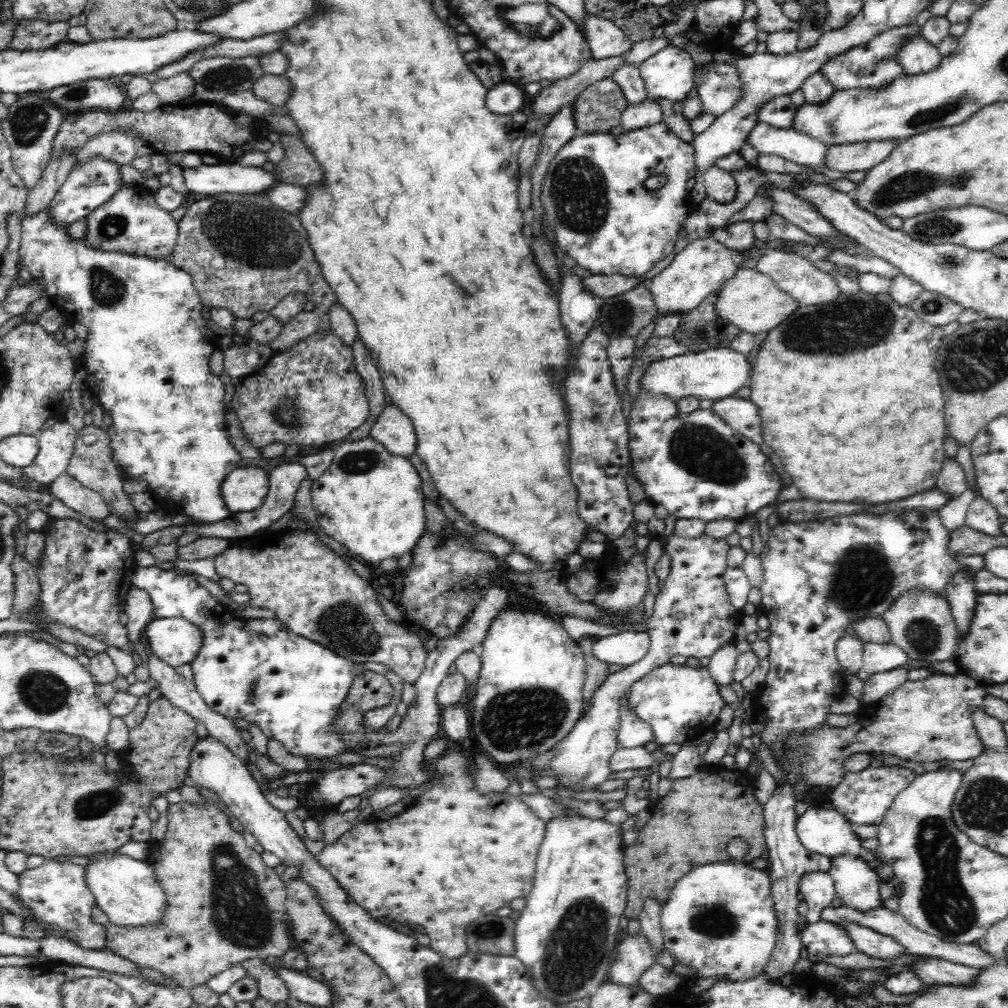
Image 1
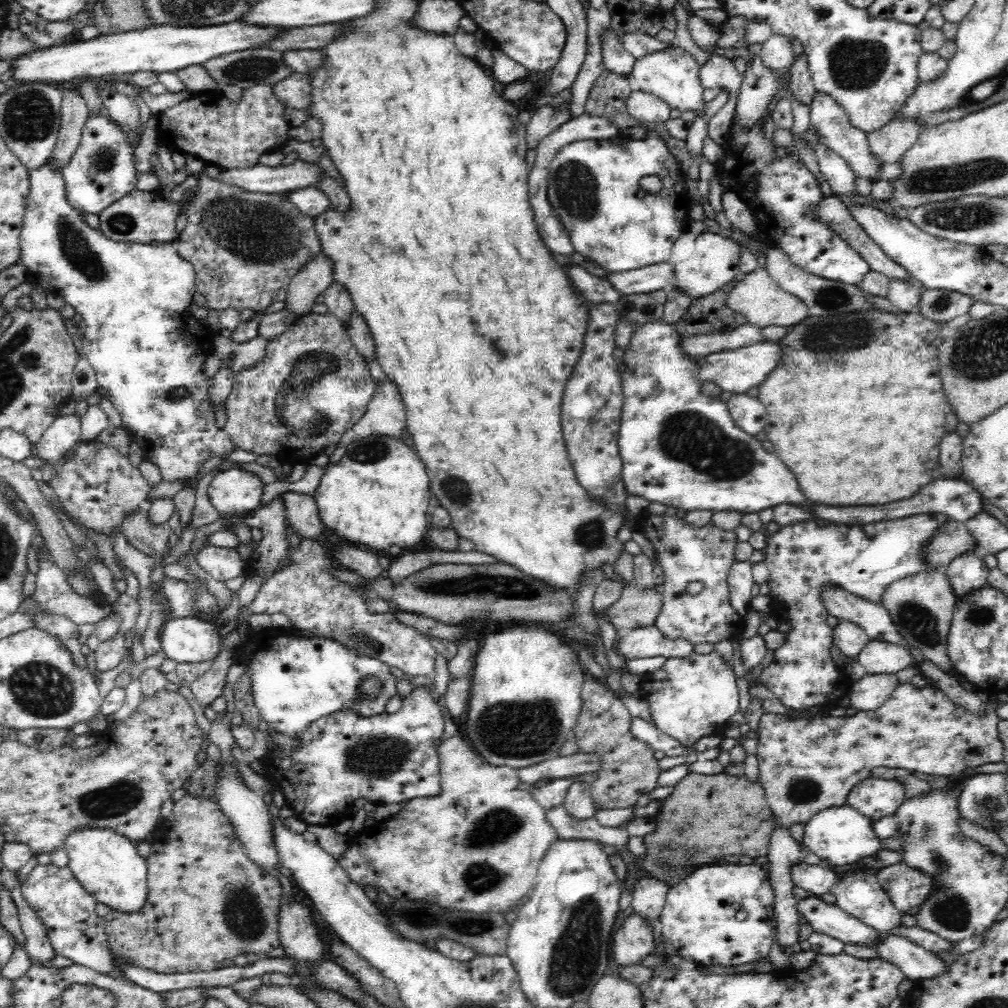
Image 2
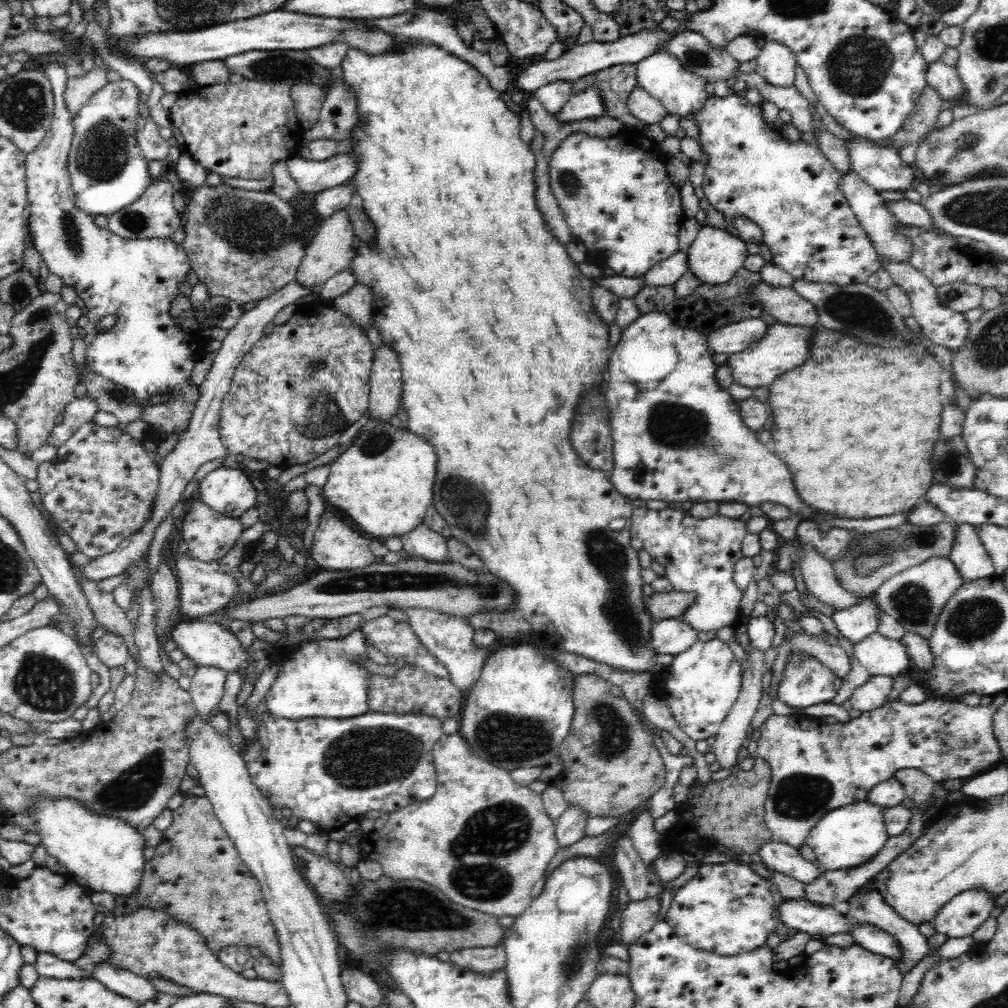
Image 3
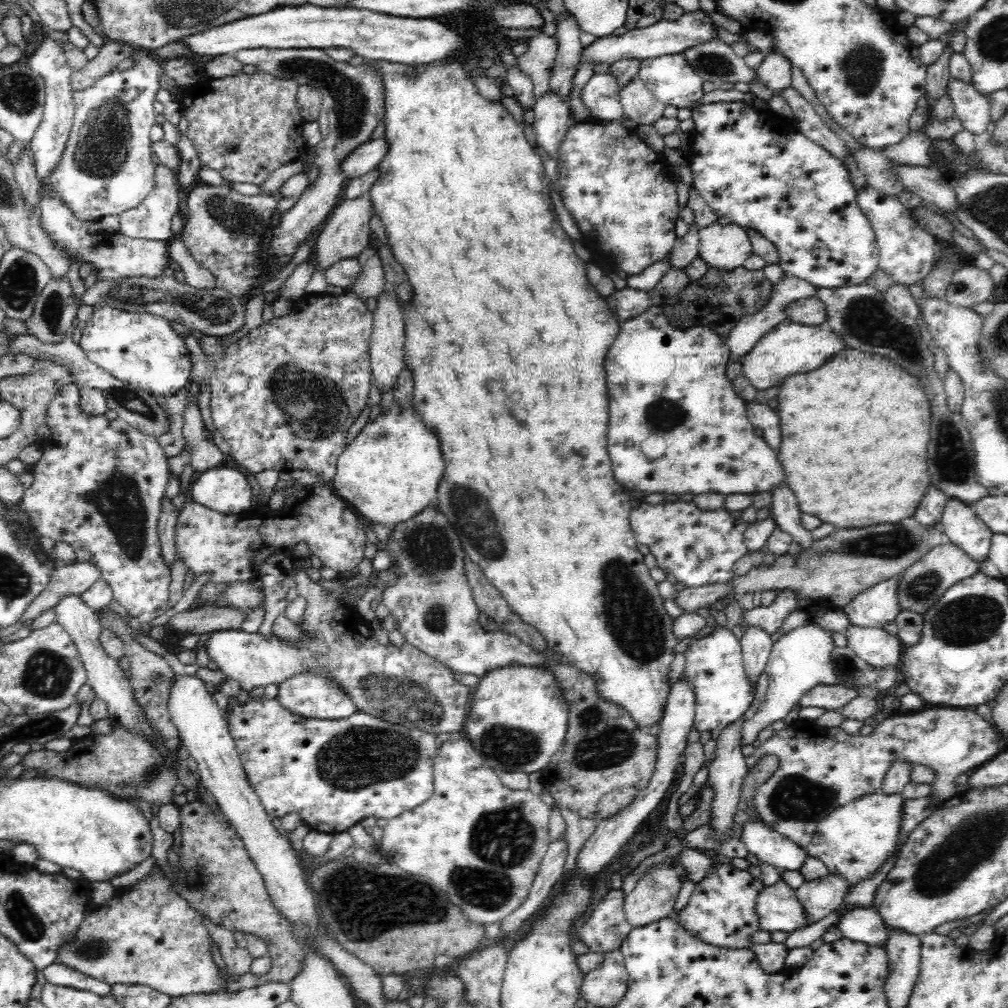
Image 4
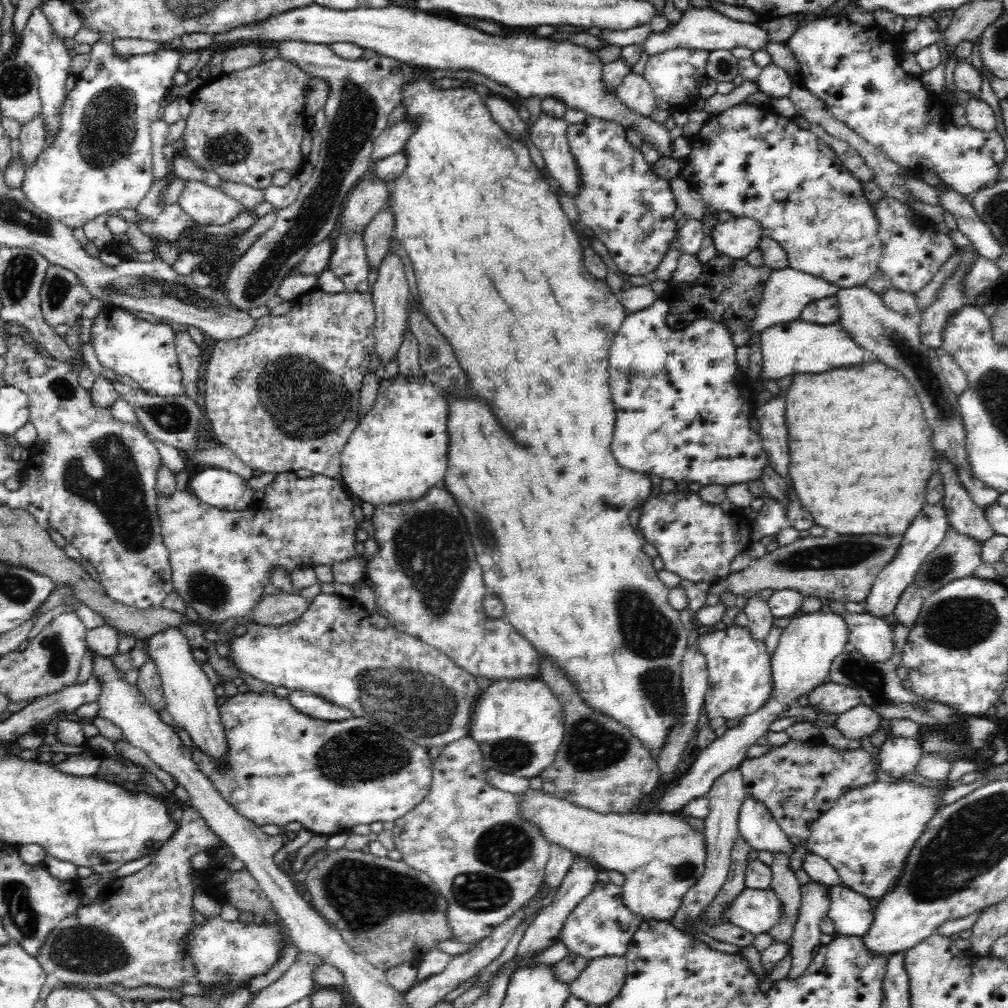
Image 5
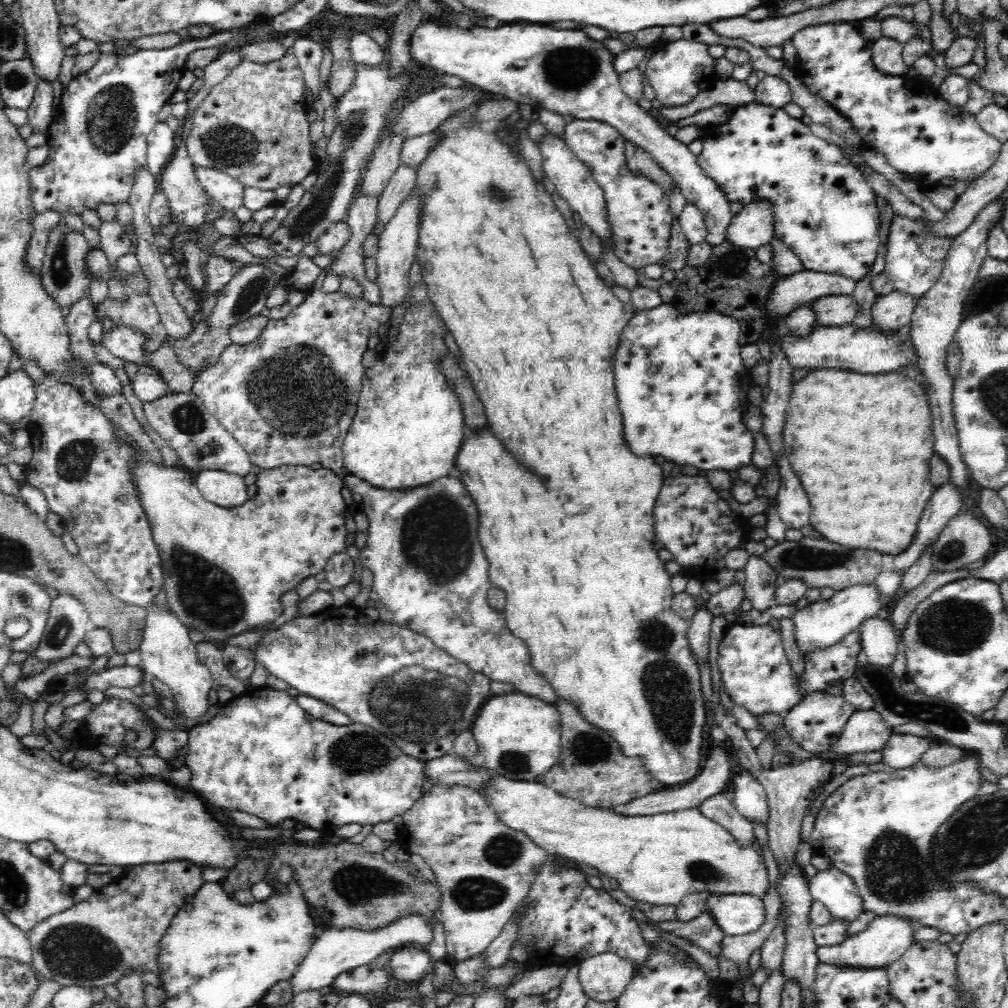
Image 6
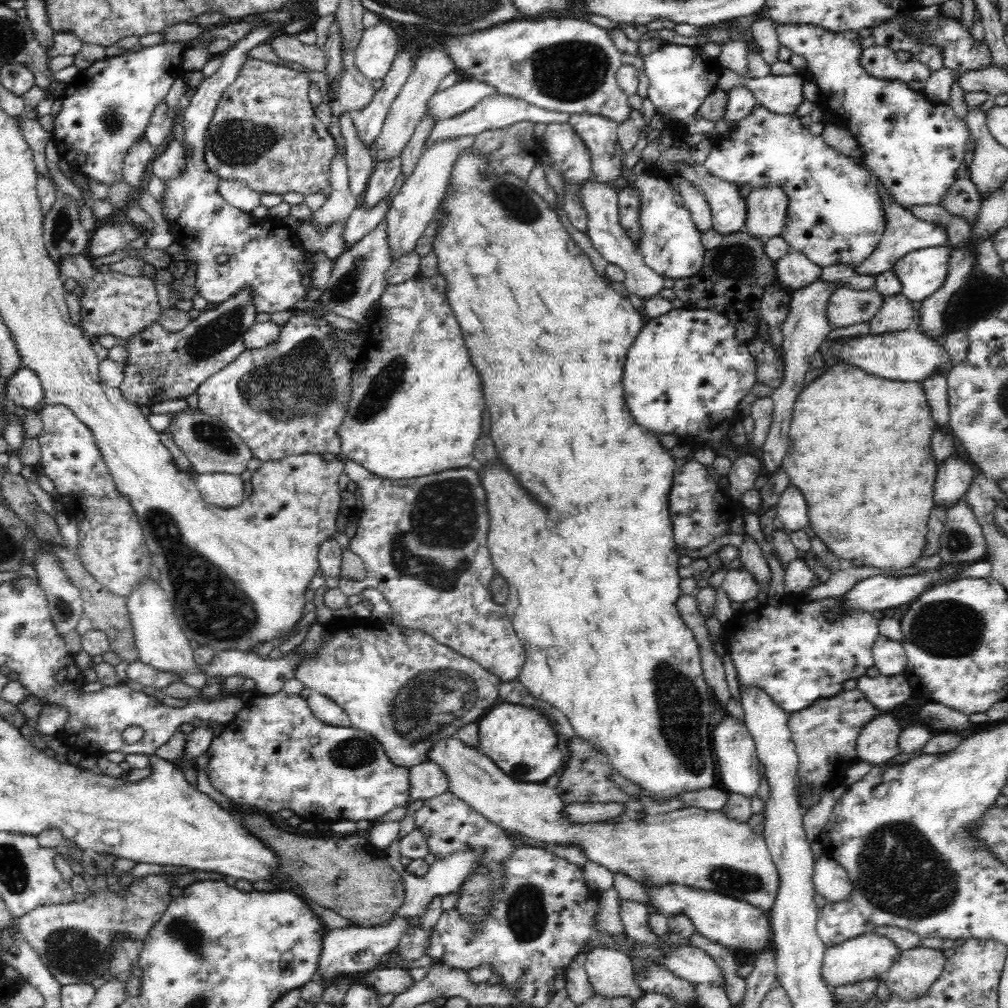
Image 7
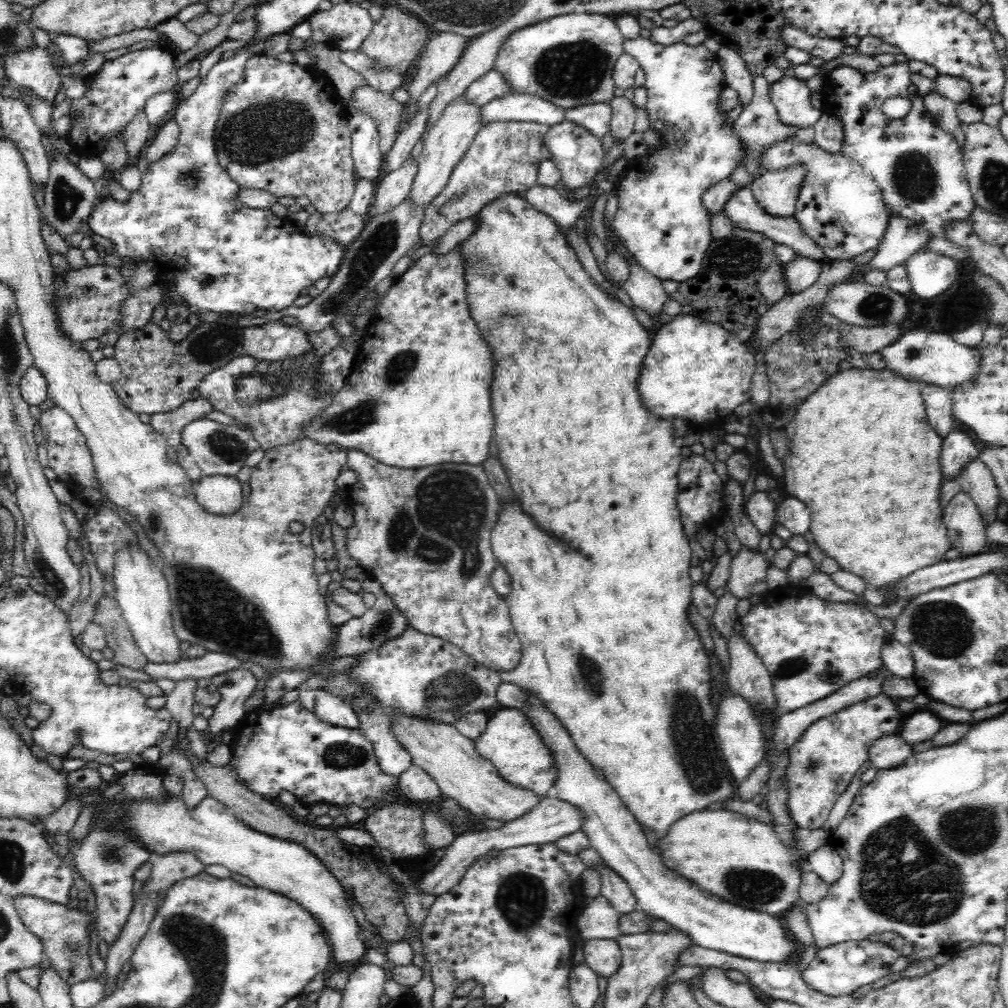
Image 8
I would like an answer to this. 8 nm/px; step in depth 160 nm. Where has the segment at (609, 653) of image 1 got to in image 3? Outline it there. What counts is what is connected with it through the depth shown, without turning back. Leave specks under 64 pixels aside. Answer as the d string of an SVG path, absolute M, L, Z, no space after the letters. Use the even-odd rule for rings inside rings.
M677 618L653 622L650 628L650 649L656 654L676 656L688 650L697 641L697 632Z

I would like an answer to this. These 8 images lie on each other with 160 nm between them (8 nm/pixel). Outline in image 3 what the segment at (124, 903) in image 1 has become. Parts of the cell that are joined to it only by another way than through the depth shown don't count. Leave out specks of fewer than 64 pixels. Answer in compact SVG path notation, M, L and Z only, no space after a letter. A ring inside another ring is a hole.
M64 797L40 799L33 806L33 814L35 814L42 844L46 847L48 854L54 856L63 866L64 872L80 886L90 889L93 893L108 893L114 898L116 896L131 897L137 893L147 861L143 855L145 846L141 831L118 818L90 813L90 810L82 807L78 801Z

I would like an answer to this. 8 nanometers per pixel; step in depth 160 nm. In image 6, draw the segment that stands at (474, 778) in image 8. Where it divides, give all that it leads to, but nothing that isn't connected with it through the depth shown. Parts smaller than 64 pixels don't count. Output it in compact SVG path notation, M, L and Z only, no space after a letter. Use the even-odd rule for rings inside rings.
M493 773L489 785L480 791L506 826L522 831L550 855L592 866L607 877L615 878L619 888L637 904L676 906L686 895L700 890L711 890L718 895L753 894L762 898L768 890L766 865L760 861L760 855L752 847L740 848L724 827L704 817L697 807L654 816L626 816L610 809L586 806L535 780L513 781L497 773Z

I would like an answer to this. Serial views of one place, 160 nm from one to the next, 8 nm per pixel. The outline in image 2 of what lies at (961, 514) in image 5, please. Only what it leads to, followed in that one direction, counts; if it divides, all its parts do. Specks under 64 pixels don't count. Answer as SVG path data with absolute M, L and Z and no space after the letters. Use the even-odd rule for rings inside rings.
M968 552L952 560L945 571L947 573L952 593L957 601L971 595L974 591L982 589L986 585L986 576L989 568L983 562L983 558L975 552Z

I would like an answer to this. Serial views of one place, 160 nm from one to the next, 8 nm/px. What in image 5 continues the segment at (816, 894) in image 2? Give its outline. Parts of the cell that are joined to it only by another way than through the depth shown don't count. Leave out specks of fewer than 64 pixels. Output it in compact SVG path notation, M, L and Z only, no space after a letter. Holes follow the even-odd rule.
M752 797L744 799L739 812L738 824L739 836L746 841L746 845L758 852L765 850L772 854L772 856L780 853L780 855L788 855L789 858L795 851L795 845L790 842L786 833L778 826L774 817L770 815L770 811L766 809L766 805L763 805L762 802L758 802Z

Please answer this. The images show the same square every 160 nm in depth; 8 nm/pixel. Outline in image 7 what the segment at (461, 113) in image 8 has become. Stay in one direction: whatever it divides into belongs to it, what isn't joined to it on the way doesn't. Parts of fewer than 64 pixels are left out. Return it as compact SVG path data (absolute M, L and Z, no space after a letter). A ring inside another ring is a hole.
M476 135L460 136L460 138L451 139L448 142L436 142L423 150L414 172L403 182L385 216L386 241L390 247L392 263L400 260L402 256L414 252L418 239L437 214L438 204L440 204L442 194L446 192L446 186L450 180L454 158L458 158L458 154L468 146L473 146L474 142L476 142Z

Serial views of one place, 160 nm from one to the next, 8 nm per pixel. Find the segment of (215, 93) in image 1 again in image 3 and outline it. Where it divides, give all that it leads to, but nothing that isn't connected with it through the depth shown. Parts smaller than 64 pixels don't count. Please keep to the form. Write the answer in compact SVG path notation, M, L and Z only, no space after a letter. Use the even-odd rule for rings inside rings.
M248 51L226 58L222 62L231 74L240 75L249 81L262 82L269 80L273 83L286 83L287 85L298 82L313 82L321 87L322 84L326 84L328 79L330 79L330 71L319 68L302 51Z

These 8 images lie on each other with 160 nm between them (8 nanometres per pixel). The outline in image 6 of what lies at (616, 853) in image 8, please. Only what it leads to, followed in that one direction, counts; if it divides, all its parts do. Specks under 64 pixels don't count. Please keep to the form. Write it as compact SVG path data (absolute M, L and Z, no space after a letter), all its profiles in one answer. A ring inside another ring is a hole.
M714 894L707 900L705 911L711 914L721 930L730 936L740 936L740 934L748 934L758 930L766 916L762 898L753 894Z

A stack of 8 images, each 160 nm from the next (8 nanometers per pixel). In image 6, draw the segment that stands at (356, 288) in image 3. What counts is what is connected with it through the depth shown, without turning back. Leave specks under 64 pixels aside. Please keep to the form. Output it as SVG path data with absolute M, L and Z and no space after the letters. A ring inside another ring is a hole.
M400 165L379 196L376 206L376 222L372 228L372 233L377 236L378 240L388 221L397 213L402 201L409 197L412 188L414 188L416 170L417 167Z

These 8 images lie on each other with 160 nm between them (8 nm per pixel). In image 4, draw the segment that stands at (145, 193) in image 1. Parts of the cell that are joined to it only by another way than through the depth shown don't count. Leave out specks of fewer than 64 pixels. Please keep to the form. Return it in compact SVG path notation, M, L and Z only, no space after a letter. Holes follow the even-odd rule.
M158 163L155 168L155 184L153 189L148 193L144 200L131 208L119 214L118 220L120 226L118 230L122 235L134 239L160 240L169 241L176 236L170 227L172 216L179 212L180 206L180 190L176 180L176 171L166 168L166 166Z

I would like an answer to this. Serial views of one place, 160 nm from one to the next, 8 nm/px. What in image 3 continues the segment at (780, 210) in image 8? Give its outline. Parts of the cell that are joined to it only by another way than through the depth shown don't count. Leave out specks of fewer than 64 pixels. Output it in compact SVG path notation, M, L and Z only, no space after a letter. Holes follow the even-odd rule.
M704 224L686 252L687 271L696 277L700 284L718 286L728 282L734 274L737 274L748 255L746 244L742 239L730 235L727 230Z

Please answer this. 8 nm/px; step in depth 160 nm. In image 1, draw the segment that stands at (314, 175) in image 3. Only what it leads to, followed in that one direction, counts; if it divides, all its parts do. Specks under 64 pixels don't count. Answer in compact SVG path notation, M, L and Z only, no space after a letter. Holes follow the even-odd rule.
M217 162L216 164L200 164L197 167L184 167L178 164L182 171L183 182L188 192L194 194L254 194L264 192L274 186L274 176L262 167L242 166L236 163Z

